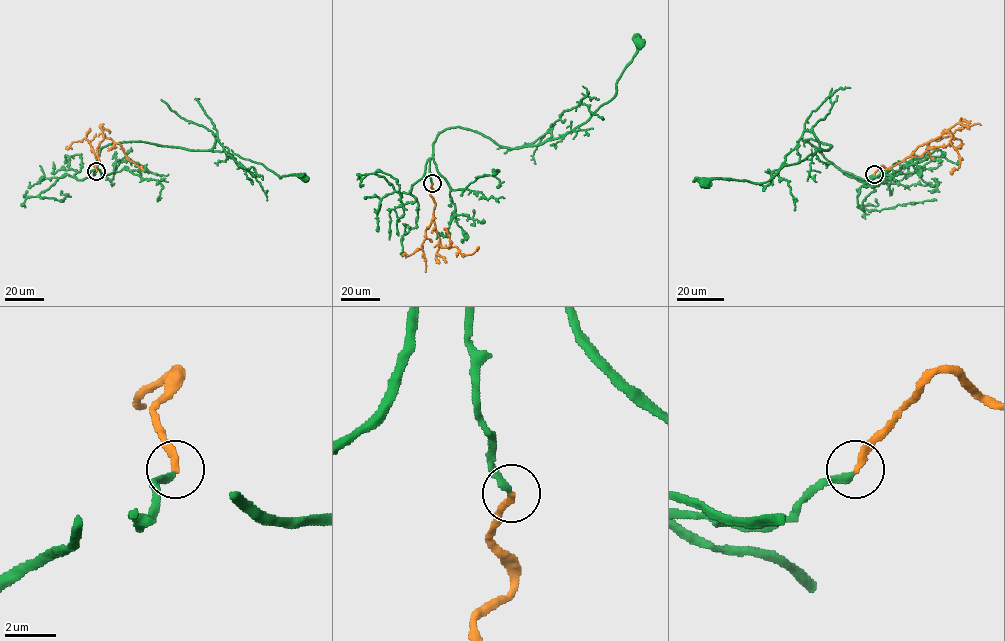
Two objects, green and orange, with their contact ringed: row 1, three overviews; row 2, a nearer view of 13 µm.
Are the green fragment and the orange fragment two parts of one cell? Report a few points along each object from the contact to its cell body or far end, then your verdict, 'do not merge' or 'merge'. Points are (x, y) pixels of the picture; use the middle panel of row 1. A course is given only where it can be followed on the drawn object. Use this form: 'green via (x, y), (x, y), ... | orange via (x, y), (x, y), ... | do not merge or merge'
green via (432, 183), (429, 162), (440, 133), (461, 127), (511, 148), (557, 138), (615, 94), (641, 43) | orange via (432, 183), (430, 195), (435, 203), (432, 219), (440, 245), (456, 246), (464, 255), (473, 254), (477, 248) | merge

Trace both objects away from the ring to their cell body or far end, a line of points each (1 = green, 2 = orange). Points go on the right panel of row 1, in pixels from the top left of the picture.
1: (874, 174), (848, 177), (810, 139), (831, 146), (785, 165), (765, 182), (704, 183)
2: (874, 174), (881, 166), (888, 169), (902, 161), (920, 146), (948, 132), (960, 161), (960, 166), (951, 174)

